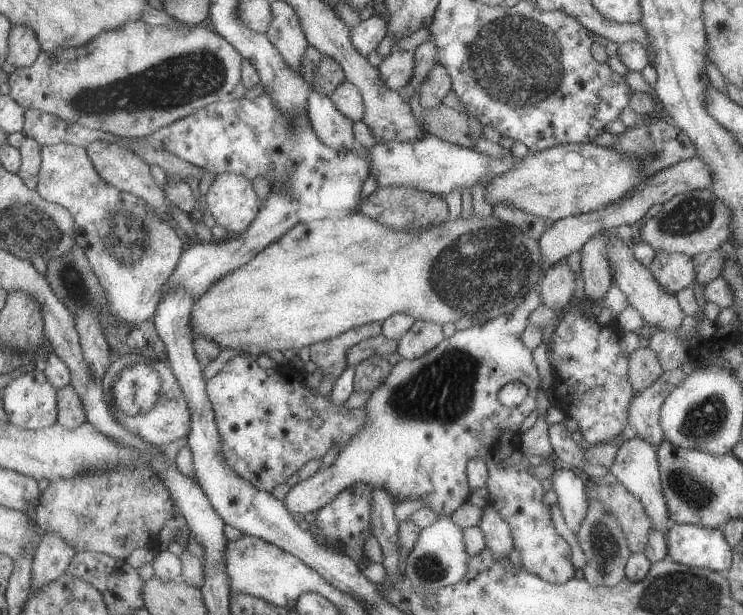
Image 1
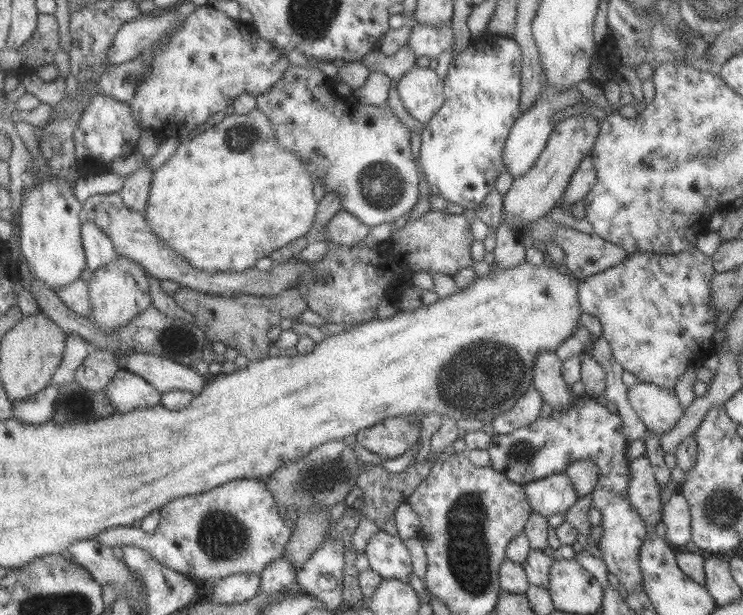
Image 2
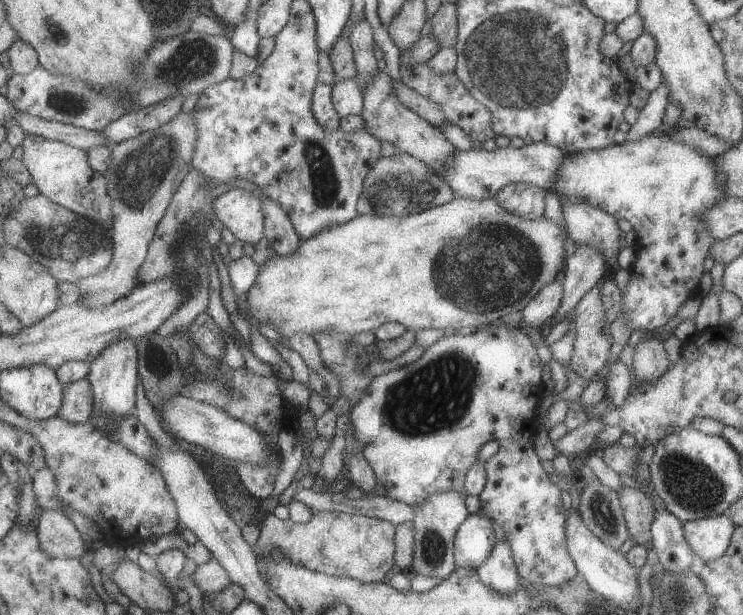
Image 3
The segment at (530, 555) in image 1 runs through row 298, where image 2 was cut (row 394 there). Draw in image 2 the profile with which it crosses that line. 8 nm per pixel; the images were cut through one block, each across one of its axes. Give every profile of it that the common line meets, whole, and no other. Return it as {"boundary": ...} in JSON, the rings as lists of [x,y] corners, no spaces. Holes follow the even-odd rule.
{"boundary":[[[530,387],[510,410],[493,418],[494,432],[506,435],[517,428],[528,427],[541,416],[543,401],[535,387]]]}

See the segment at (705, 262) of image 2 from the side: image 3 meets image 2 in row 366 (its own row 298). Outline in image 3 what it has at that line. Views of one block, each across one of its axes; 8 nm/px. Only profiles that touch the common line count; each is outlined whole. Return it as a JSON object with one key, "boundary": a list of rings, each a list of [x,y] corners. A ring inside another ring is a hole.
{"boundary":[[[662,133],[652,134],[638,141],[614,144],[602,150],[586,150],[573,153],[558,168],[558,178],[551,190],[561,200],[584,200],[590,206],[596,204],[616,219],[626,219],[638,233],[633,248],[636,260],[629,268],[630,281],[622,293],[622,310],[618,314],[626,316],[632,330],[662,330],[675,323],[676,314],[682,304],[695,296],[700,296],[700,279],[705,273],[704,261],[709,256],[714,238],[706,228],[704,214],[712,206],[724,200],[724,182],[714,158],[702,154],[696,146],[674,142]]]}

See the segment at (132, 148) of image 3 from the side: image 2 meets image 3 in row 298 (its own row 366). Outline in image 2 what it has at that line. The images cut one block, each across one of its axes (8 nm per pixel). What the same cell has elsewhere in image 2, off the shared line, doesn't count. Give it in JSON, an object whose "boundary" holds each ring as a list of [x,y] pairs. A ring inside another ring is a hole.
{"boundary":[[[91,349],[89,355],[78,366],[73,381],[84,390],[102,392],[119,372],[115,353],[108,350]]]}

